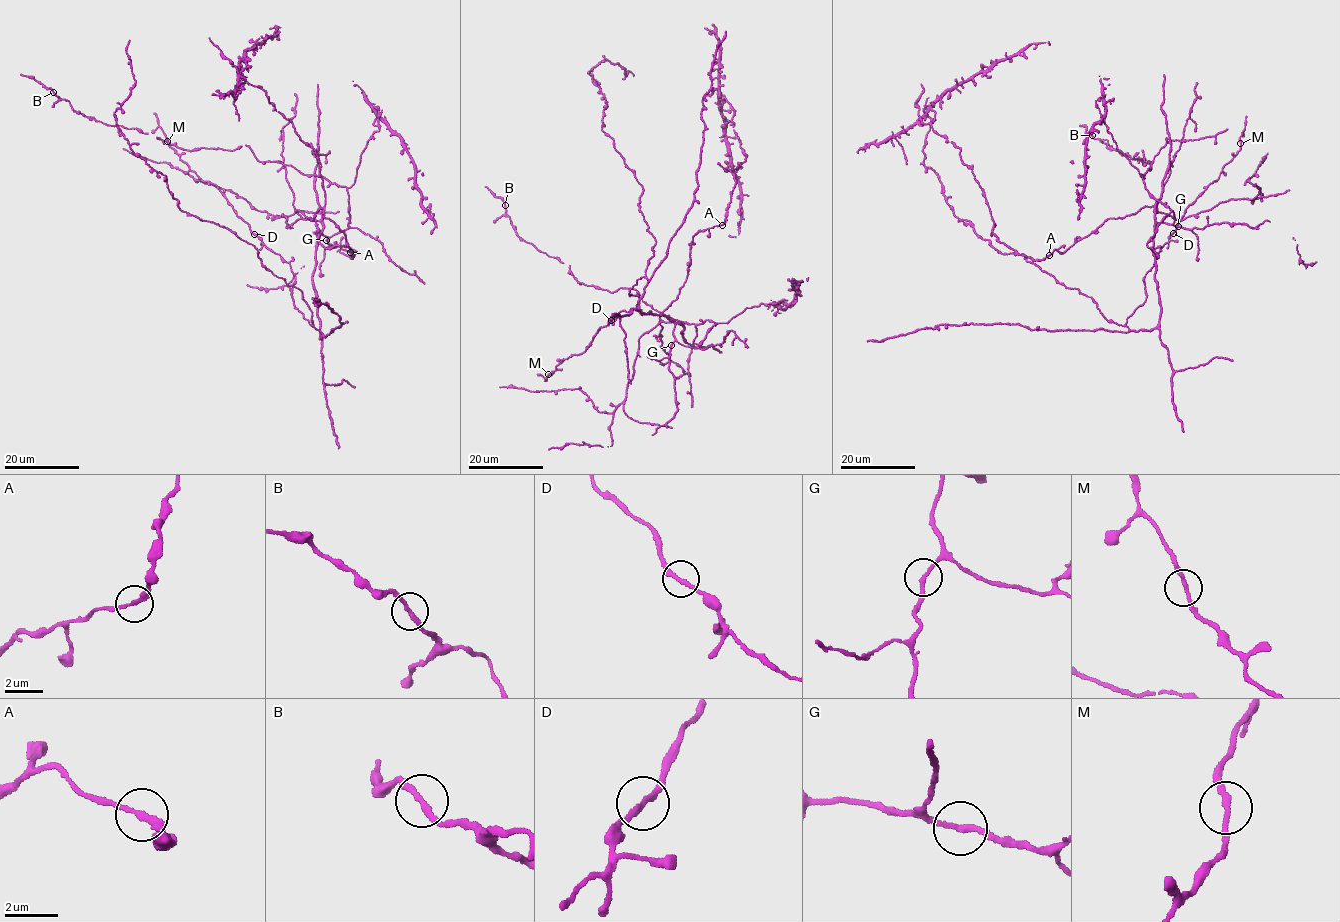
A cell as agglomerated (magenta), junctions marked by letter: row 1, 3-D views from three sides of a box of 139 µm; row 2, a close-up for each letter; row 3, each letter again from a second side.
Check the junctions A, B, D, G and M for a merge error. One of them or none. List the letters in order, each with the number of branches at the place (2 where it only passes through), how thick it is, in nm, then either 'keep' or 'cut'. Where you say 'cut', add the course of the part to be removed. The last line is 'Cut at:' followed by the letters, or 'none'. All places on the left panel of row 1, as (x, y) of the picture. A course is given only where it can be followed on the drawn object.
A: 2 branches meet; 200 nm thick; keep
B: 2 branches meet; 200 nm thick; keep
D: 2 branches meet; 200 nm thick; keep
G: 2 branches meet; 200 nm thick; keep
M: 2 branches meet; 200 nm thick; keep
Cut at: none

